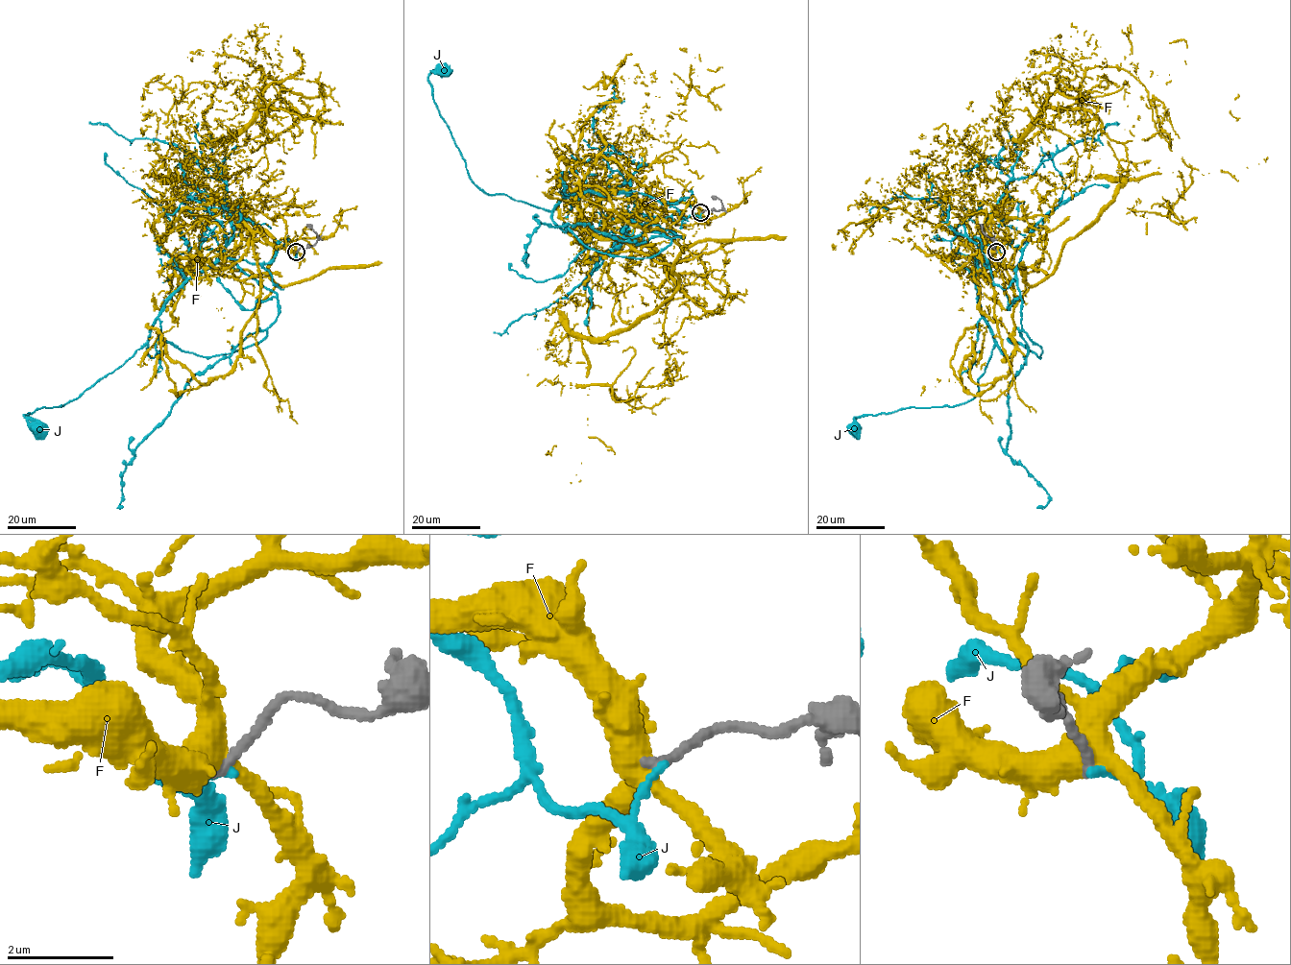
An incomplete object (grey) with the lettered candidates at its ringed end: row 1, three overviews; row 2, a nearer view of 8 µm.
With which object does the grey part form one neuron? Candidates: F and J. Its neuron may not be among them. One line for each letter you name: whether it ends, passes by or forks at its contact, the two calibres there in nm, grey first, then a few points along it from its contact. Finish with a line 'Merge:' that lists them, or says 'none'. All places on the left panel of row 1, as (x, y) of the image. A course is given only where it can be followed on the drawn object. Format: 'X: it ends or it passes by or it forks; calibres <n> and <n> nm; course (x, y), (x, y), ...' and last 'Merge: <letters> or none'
Merge: none

